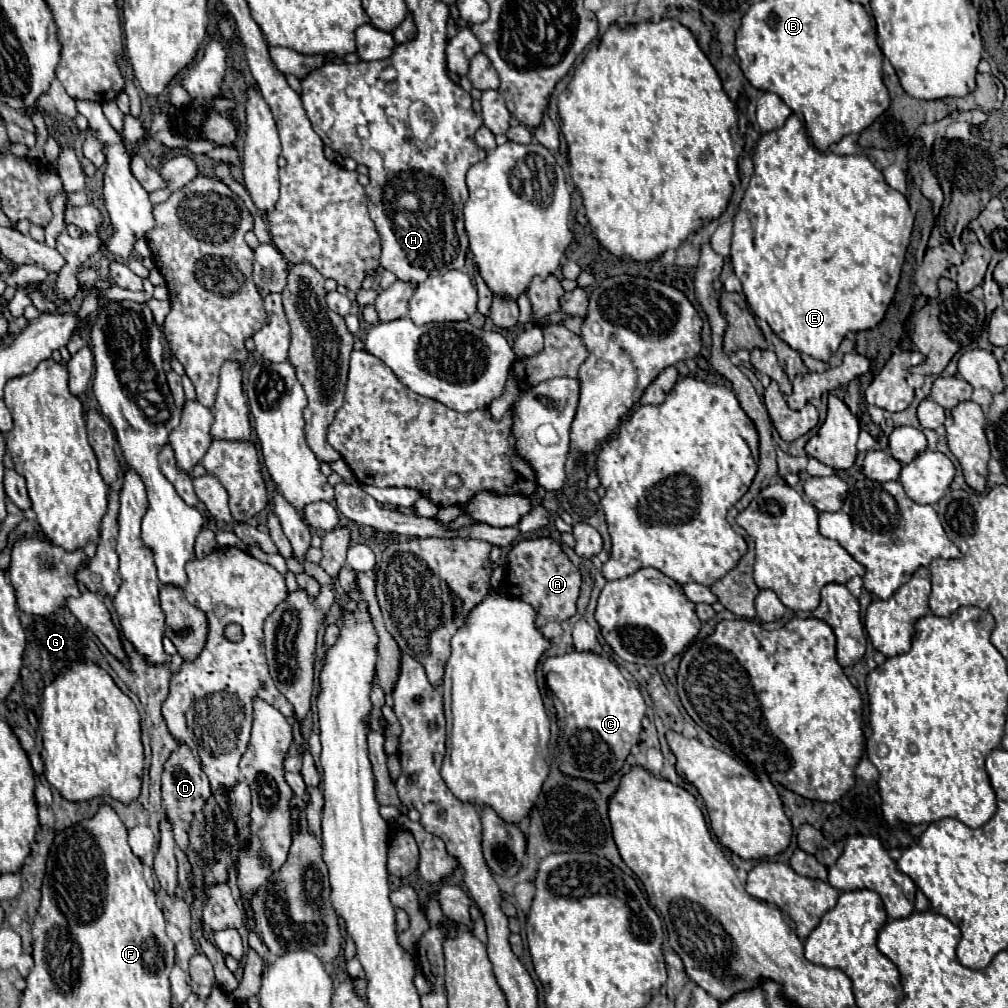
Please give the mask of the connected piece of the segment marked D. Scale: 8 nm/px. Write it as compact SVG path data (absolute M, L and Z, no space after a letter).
M180 743L178 749L172 751L168 761L164 763L164 773L162 773L162 815L172 823L174 839L180 849L188 847L186 831L192 821L192 815L204 807L208 797L210 797L210 783L206 773L192 755L190 747L186 743Z

